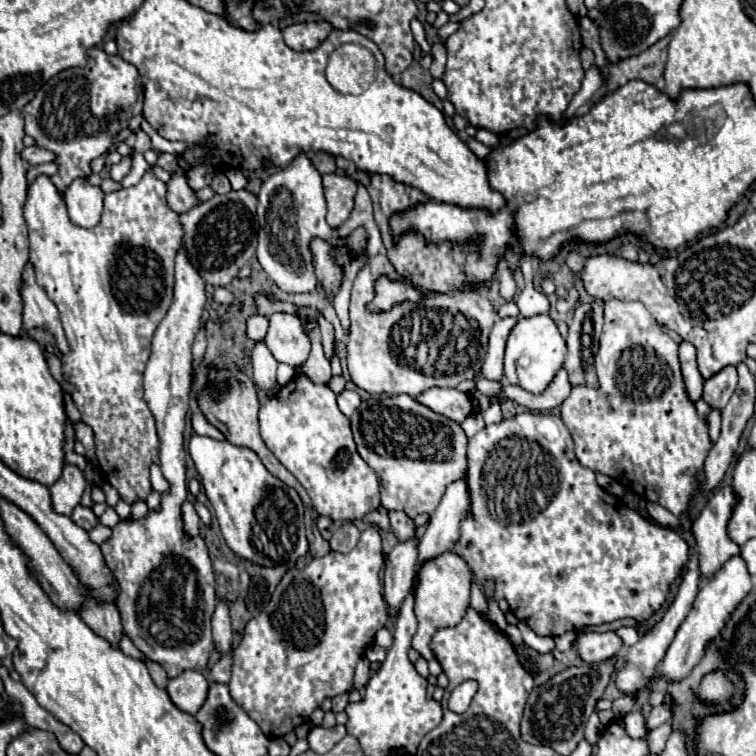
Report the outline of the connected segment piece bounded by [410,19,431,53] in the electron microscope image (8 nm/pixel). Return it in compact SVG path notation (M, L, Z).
M413 19L410 24L411 31L415 41L421 47L421 50L428 53L431 50L431 45L426 40L425 29L423 23L418 19Z

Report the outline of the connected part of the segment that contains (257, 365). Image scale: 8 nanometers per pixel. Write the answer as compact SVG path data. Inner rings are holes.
M258 343L252 351L252 379L256 387L270 391L276 387L276 365L278 361L264 343Z

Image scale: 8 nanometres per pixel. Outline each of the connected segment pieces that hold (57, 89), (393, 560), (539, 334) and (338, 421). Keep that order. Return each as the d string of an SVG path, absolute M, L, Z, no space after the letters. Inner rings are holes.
M92 47L88 51L88 65L66 69L52 77L38 93L36 97L20 111L24 117L24 131L36 141L36 147L44 147L56 155L54 163L58 165L58 173L50 177L50 181L56 185L58 193L62 195L74 179L88 177L92 173L90 163L92 159L104 155L108 147L114 143L116 135L128 127L130 117L136 113L142 113L142 89L138 87L138 71L134 65L122 61L118 55L108 55L100 47Z
M416 539L398 543L390 555L384 569L384 601L388 603L390 617L396 617L406 593L414 583L414 563L418 559Z
M534 315L534 317L520 317L516 327L510 331L506 343L506 357L504 357L504 379L510 385L518 385L534 395L546 391L552 383L556 373L562 369L566 357L566 341L560 335L556 323L550 315Z
M296 375L260 407L260 433L276 459L304 485L314 509L334 521L356 521L380 509L380 483L372 467L358 455L350 419L338 409L328 385L314 385Z

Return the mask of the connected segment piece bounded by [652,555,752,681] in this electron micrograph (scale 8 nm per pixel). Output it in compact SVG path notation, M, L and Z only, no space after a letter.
M742 555L730 557L712 577L704 579L704 583L700 587L700 593L698 593L698 597L692 605L692 611L688 613L686 621L676 631L676 637L670 643L664 659L658 663L656 675L654 675L652 681L658 681L660 677L664 677L664 679L684 679L692 671L692 667L702 659L708 643L714 637L720 635L720 631L724 629L730 613L748 595L750 589L752 589L750 573L748 573L748 567L746 567L746 561L742 559Z

